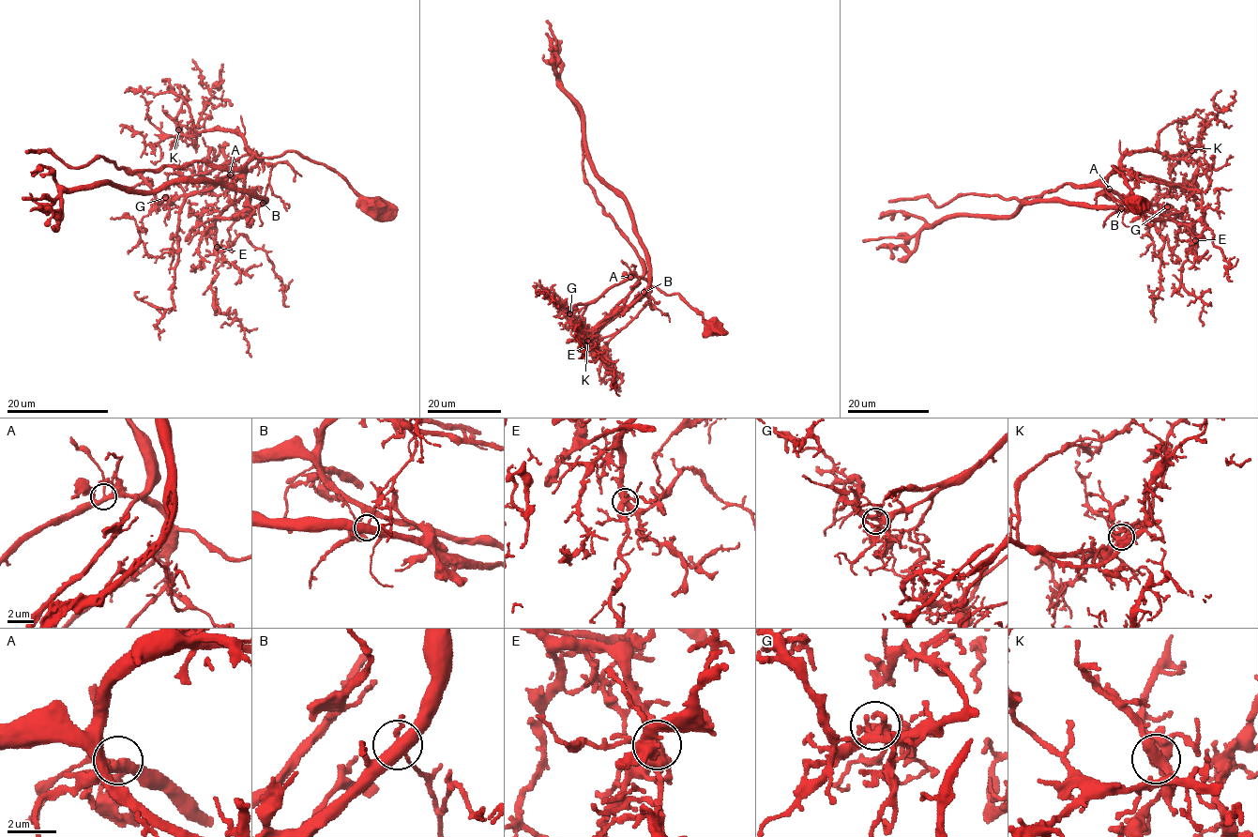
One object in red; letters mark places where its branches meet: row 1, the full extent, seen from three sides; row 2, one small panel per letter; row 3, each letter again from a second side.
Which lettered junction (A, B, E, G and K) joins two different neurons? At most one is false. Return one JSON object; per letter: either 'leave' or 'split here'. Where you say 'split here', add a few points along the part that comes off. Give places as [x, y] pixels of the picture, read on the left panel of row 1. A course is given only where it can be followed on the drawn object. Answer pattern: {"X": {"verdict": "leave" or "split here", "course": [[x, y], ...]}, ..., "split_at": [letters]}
{"A": {"verdict": "leave"}, "B": {"verdict": "split here", "course": [[262, 203], [211, 182], [168, 182], [152, 191], [99, 182], [62, 191], [59, 219], [55, 211], [31, 211]]}, "E": {"verdict": "leave"}, "G": {"verdict": "leave"}, "K": {"verdict": "leave"}, "split_at": ["B"]}

